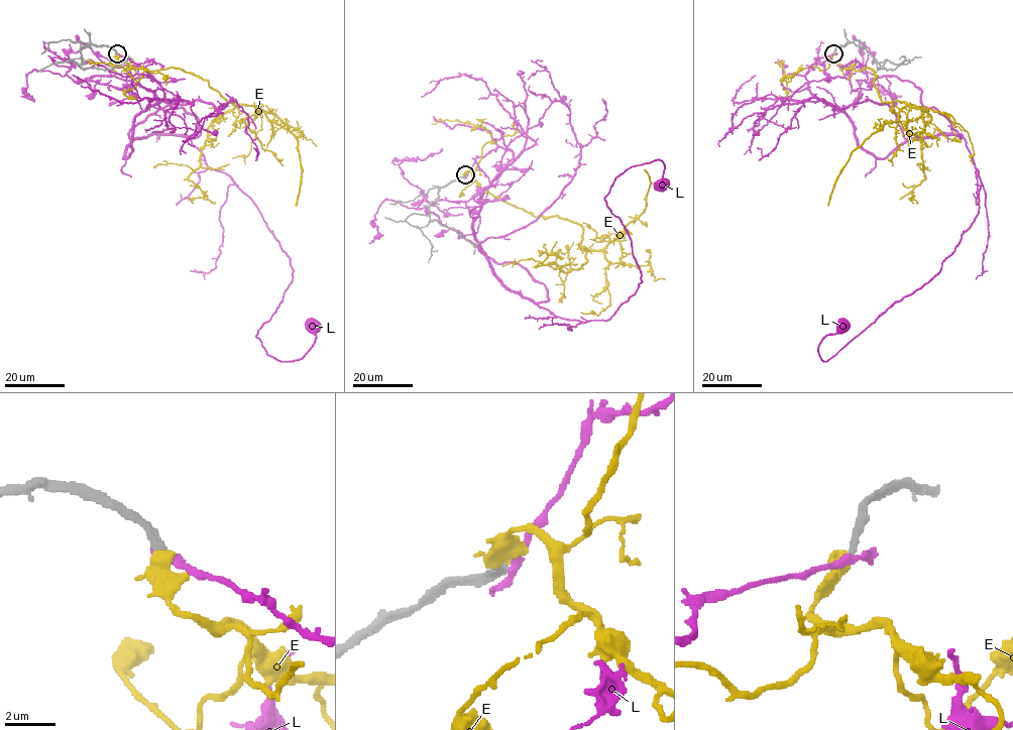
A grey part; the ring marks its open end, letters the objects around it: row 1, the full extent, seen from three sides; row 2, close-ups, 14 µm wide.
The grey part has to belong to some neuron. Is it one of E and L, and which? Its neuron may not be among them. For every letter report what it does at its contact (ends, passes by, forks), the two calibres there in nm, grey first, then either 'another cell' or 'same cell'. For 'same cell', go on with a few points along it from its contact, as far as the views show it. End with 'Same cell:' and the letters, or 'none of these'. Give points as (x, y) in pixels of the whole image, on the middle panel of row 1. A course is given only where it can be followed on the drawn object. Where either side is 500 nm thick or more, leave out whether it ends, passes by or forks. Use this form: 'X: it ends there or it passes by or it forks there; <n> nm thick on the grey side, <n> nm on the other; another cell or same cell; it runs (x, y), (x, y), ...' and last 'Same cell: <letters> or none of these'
E: 320 nm thick on the grey side, 600 nm on the other; another cell
L: it passes by; 300 nm thick on the grey side, 300 nm on the other; another cell
Same cell: none of these

